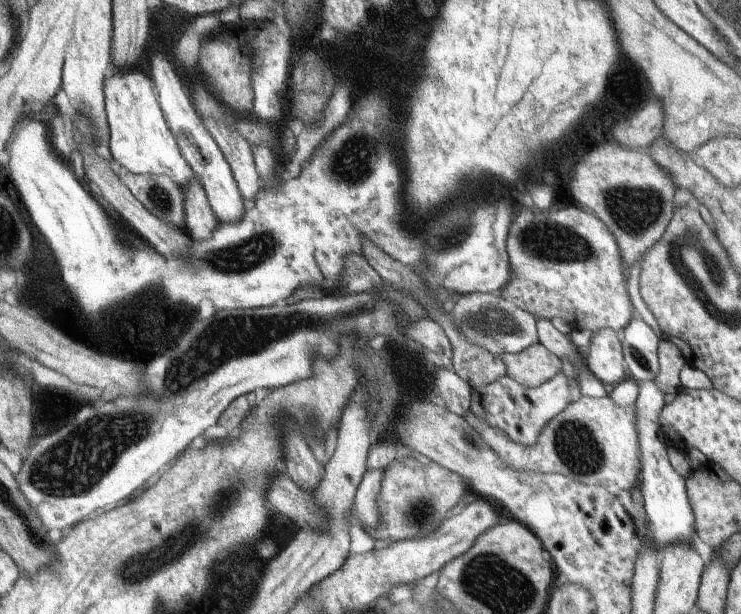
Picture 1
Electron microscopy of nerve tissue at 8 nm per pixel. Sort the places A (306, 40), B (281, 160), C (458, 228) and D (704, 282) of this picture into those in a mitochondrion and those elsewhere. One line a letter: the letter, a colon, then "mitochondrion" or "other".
A: other
B: other
C: mitochondrion
D: mitochondrion

